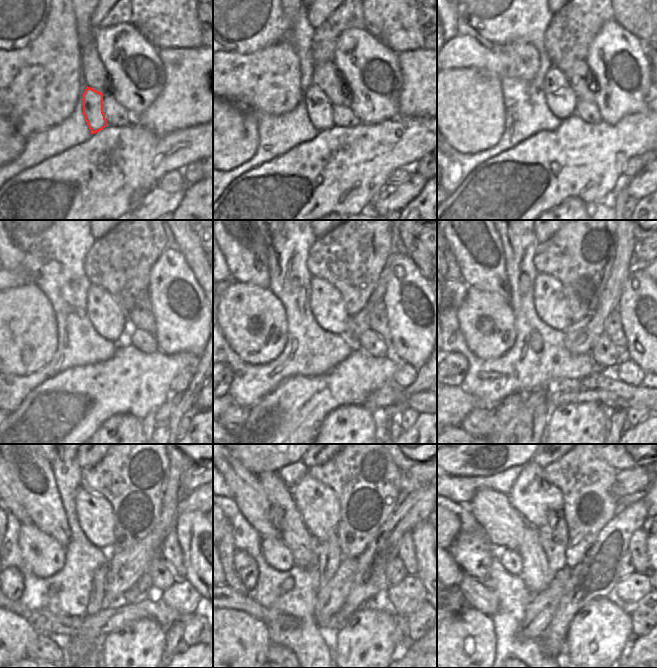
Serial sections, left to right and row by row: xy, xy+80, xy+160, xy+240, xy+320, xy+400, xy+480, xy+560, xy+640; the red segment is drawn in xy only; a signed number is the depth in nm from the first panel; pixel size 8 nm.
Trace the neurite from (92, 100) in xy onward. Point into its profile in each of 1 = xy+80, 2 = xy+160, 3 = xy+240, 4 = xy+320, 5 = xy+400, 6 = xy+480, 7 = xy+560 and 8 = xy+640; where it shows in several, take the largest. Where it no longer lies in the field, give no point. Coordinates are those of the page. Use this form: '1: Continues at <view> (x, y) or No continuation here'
1: Continues at xy+80 (319, 109)
2: Continues at xy+160 (560, 98)
3: Continues at xy+240 (108, 319)
4: Continues at xy+320 (327, 306)
5: Continues at xy+400 (551, 305)
6: Continues at xy+480 (95, 514)
7: Continues at xy+560 (317, 503)
8: Continues at xy+640 (532, 495)

